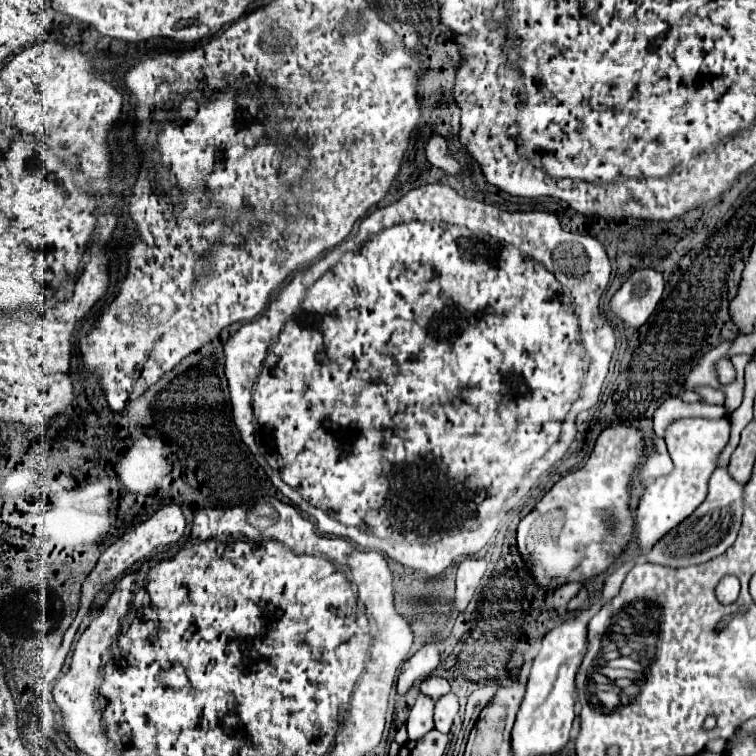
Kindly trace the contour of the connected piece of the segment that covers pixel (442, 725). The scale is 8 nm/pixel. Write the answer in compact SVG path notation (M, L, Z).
M455 694L441 696L437 700L437 704L435 704L435 728L439 732L445 732L447 734L457 712L459 712L459 702L457 702Z

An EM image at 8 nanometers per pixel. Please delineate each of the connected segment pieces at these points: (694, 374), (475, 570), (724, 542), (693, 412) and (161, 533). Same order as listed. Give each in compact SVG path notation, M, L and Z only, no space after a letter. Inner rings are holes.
M731 342L721 344L721 346L713 348L711 352L707 352L707 354L695 364L695 368L691 370L691 374L689 374L689 378L687 378L687 386L685 386L681 392L693 390L693 388L697 388L697 386L701 386L701 384L719 388L719 382L717 382L717 376L715 376L715 362L729 350L729 346L731 346Z
M465 558L459 564L459 570L457 570L457 594L455 594L455 602L457 602L459 610L467 608L467 604L473 598L475 588L479 586L485 570L487 570L487 562L485 560Z
M715 470L709 480L707 488L707 498L703 504L679 524L679 528L673 528L651 552L645 552L643 558L647 562L657 562L659 566L671 566L671 568L683 568L683 566L693 566L693 564L703 564L709 562L711 558L723 554L737 538L739 526L741 526L741 516L743 516L743 489L744 484L738 483L729 478L727 470ZM717 492L731 492L731 496L717 496Z
M669 398L661 404L661 408L653 416L653 428L659 438L665 438L665 430L669 424L681 418L723 418L729 416L729 410L723 405L687 404L681 398Z
M171 504L171 506L163 506L163 508L157 510L147 522L139 524L137 528L133 528L131 532L127 532L125 536L121 536L113 546L109 546L109 548L101 554L101 558L99 558L95 570L85 578L85 582L83 582L83 586L81 586L79 612L77 612L77 618L75 618L75 622L73 622L71 626L79 628L83 616L89 612L89 608L91 608L91 604L93 604L93 600L95 600L95 596L97 596L97 592L101 590L103 584L109 584L109 582L113 582L113 580L119 580L133 564L143 562L143 558L151 558L155 552L169 548L169 544L179 542L179 540L183 538L183 534L185 534L185 516L183 516L183 512L181 512L179 506L173 506L173 504Z

